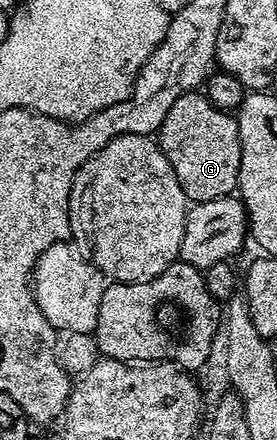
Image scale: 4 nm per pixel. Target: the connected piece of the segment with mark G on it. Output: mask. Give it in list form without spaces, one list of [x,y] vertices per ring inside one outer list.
[[[203,91],[182,94],[170,106],[170,114],[158,133],[160,149],[166,154],[189,201],[201,204],[233,195],[240,182],[240,135],[233,113],[218,110]]]

